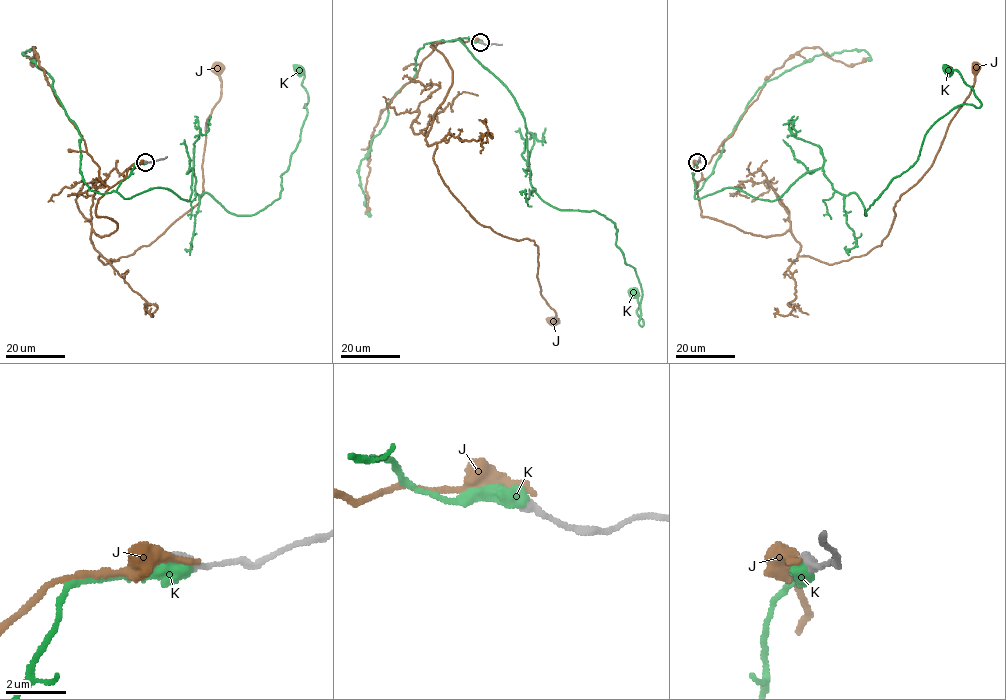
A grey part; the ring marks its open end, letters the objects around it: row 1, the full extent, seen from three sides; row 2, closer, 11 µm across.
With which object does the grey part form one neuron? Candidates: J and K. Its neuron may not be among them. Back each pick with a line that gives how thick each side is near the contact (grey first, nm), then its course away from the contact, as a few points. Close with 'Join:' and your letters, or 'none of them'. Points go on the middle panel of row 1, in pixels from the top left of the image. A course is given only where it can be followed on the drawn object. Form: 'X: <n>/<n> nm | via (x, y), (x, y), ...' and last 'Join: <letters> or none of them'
K: 440/650 nm | via (481, 42), (451, 41), (515, 101), (534, 190), (615, 223), (642, 292), (641, 326), (633, 292)
Join: K

